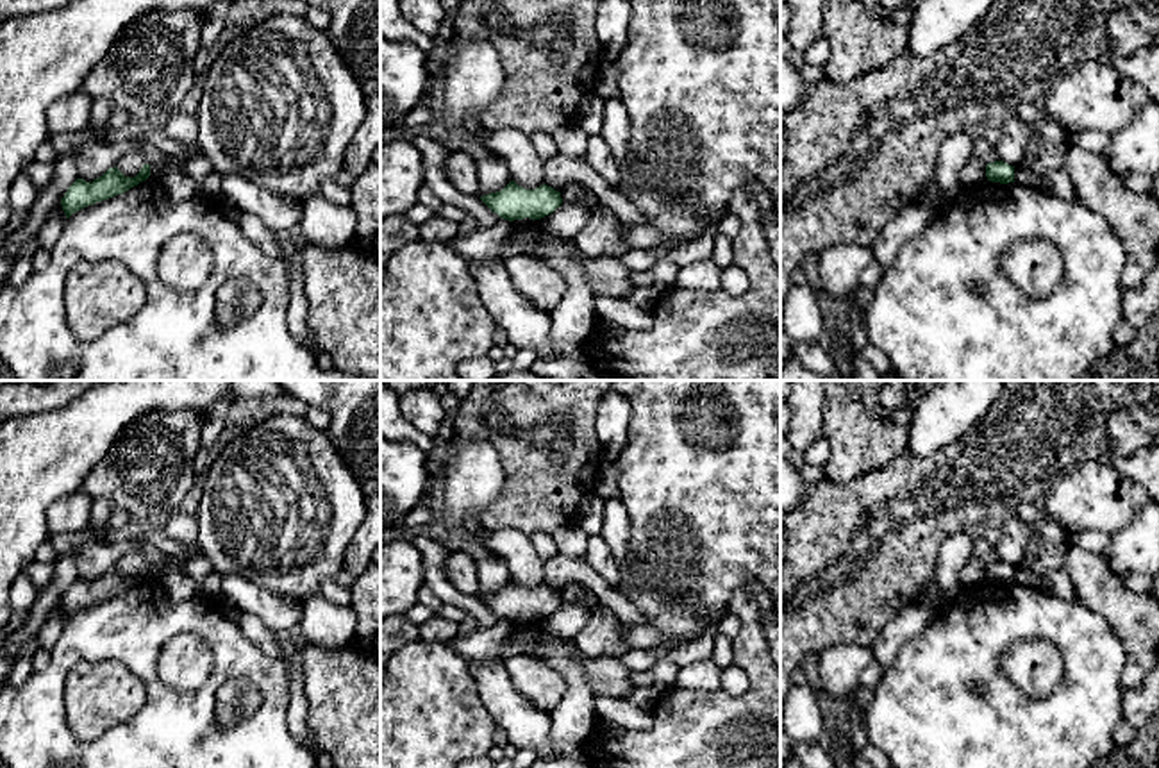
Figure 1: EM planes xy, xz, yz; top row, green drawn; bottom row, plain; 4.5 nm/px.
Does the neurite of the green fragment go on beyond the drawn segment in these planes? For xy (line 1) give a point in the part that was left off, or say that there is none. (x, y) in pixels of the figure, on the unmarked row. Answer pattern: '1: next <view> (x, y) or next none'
1: next none

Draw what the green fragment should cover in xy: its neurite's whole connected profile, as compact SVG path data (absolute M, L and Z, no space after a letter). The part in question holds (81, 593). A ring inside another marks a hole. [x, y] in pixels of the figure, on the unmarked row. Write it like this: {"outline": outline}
{"outline": "M143 564L136 577L125 577L116 566L109 568L102 577L93 582L86 582L84 579L77 579L64 597L61 598L63 611L66 618L73 613L93 605L96 602L113 598L138 586L139 582L150 577L150 564Z"}

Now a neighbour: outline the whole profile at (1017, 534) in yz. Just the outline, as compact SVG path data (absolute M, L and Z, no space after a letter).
M1009 516L1000 523L1002 536L995 547L995 554L1000 561L1018 566L1023 559L1025 548L1036 539L1036 530L1030 523L1016 516Z

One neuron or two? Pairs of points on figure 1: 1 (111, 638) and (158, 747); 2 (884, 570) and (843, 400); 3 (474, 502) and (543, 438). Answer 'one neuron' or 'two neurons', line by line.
1: one neuron
2: two neurons
3: two neurons

